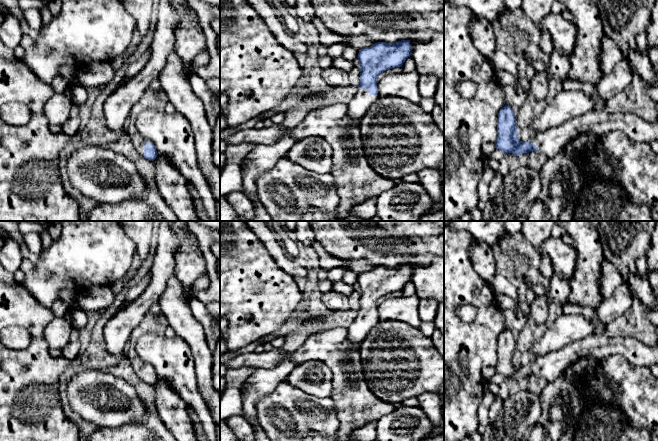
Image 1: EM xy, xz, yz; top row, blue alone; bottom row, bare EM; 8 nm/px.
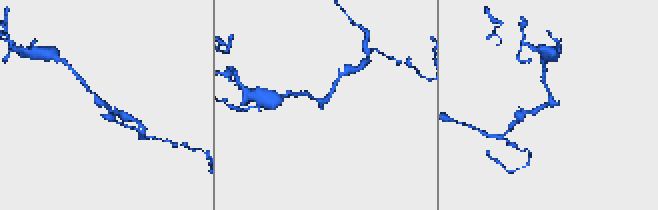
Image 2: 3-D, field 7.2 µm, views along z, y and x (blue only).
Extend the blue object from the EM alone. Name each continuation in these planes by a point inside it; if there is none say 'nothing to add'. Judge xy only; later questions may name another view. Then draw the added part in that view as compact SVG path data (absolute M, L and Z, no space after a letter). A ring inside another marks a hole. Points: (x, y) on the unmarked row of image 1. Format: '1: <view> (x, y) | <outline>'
1: xy (138, 365) | M131 355L129 361L134 372L144 381L144 369L147 365L150 367L152 367L152 365L146 363L136 355Z

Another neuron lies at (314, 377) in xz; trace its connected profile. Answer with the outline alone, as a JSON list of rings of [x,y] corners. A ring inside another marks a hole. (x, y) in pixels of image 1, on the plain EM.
[[[310,360],[296,365],[286,381],[309,395],[326,398],[332,394],[332,378],[333,373],[325,363]]]

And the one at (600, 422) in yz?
[[[594,401],[578,422],[574,441],[652,441],[648,429],[634,428],[619,408]]]

